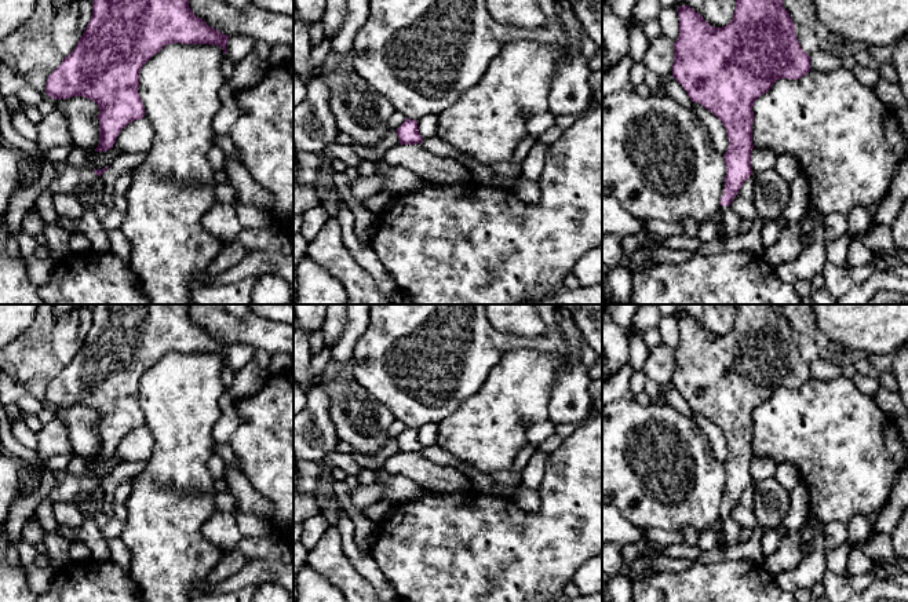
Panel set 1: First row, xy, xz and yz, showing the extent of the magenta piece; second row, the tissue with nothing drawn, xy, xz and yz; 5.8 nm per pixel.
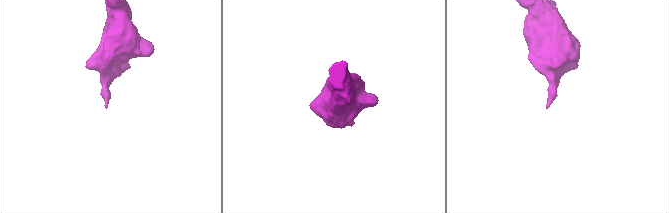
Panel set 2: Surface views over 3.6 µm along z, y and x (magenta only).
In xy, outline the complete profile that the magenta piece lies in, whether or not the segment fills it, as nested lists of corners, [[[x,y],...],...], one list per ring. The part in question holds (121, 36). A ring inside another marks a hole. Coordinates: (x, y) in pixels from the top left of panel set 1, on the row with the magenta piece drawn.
[[[94,0],[92,15],[83,36],[74,50],[48,76],[45,94],[52,99],[84,96],[94,101],[99,107],[99,145],[95,152],[106,152],[113,147],[124,127],[145,117],[145,107],[138,92],[139,72],[153,55],[174,43],[219,45],[226,54],[227,40],[229,36],[194,15],[189,0]]]

